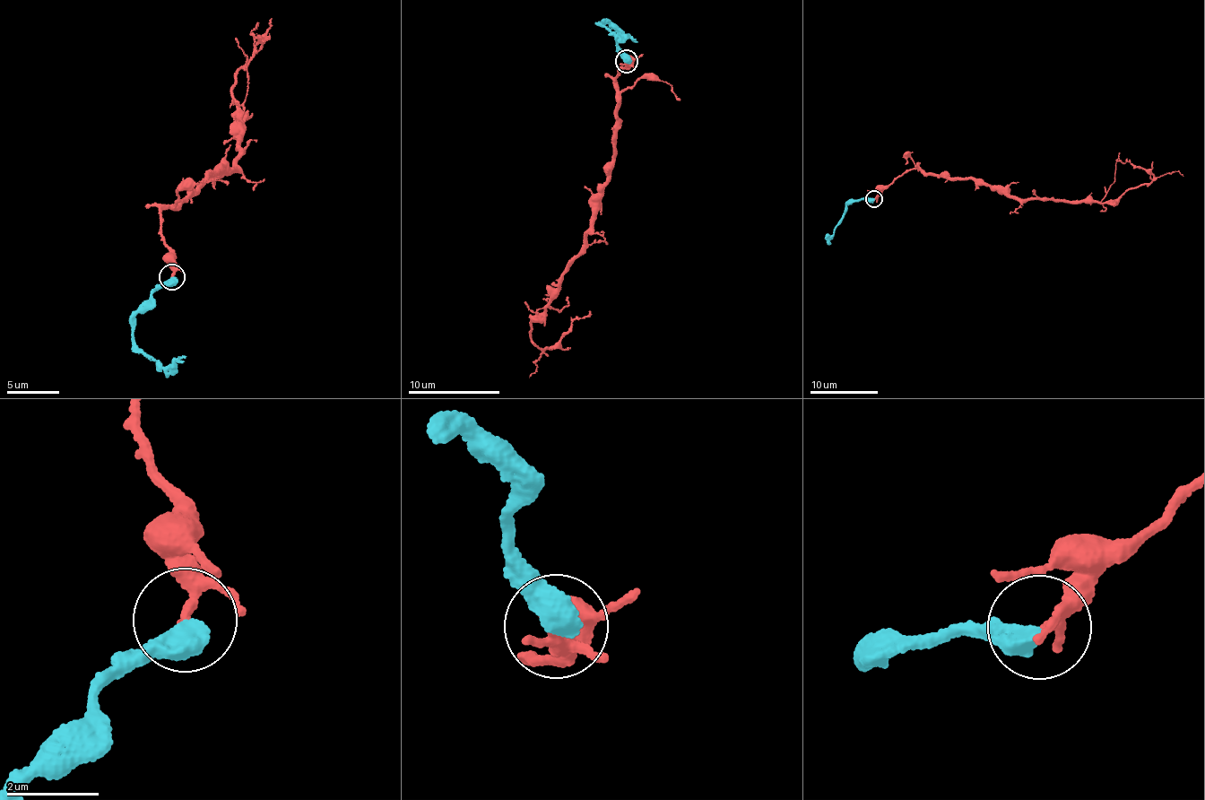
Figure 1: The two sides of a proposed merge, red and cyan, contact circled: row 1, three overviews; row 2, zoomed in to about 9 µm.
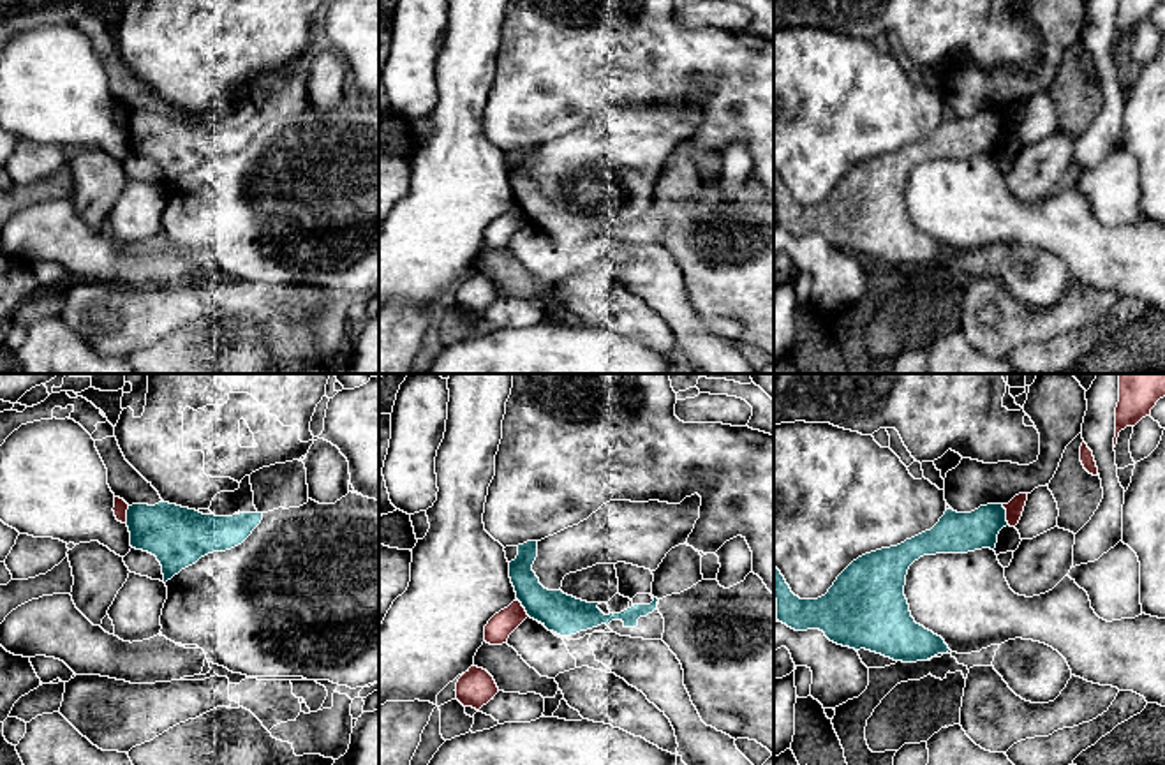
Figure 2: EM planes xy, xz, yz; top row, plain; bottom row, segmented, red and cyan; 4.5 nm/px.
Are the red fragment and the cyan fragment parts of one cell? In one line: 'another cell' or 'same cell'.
another cell

